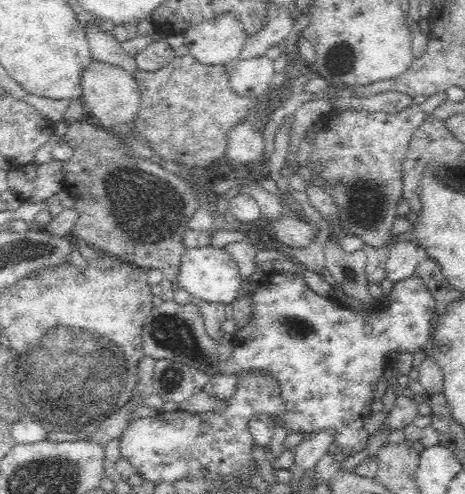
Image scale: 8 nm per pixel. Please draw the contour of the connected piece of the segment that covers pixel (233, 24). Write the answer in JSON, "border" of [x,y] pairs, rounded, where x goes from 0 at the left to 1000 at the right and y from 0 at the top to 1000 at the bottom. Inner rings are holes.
{"border":[[[497,26],[413,53],[394,67],[394,75],[394,91],[406,109],[443,134],[480,134],[482,128],[514,119],[533,77],[516,38]]]}

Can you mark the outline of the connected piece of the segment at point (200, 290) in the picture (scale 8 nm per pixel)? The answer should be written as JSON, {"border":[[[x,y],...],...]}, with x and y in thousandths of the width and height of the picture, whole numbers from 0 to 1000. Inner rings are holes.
{"border":[[[439,498],[432,502],[402,504],[387,534],[387,555],[383,555],[385,583],[396,585],[409,603],[417,601],[443,611],[460,611],[497,619],[501,607],[512,603],[518,585],[518,557],[508,530],[482,502],[458,502]]]}

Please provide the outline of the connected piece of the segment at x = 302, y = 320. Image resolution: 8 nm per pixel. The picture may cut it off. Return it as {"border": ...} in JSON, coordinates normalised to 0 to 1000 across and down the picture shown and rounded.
{"border":[[[596,551],[576,575],[559,579],[540,599],[538,652],[512,666],[499,688],[499,721],[480,727],[467,757],[508,759],[568,747],[583,757],[600,781],[600,796],[613,810],[611,866],[615,874],[680,874],[705,868],[714,895],[731,905],[731,919],[757,923],[772,917],[794,897],[796,879],[783,868],[778,850],[798,834],[804,781],[824,761],[834,735],[843,733],[841,715],[897,715],[920,709],[923,674],[929,676],[929,648],[938,640],[935,607],[903,559],[873,563],[847,573],[837,597],[841,611],[817,626],[787,636],[735,621],[705,601],[684,599],[658,575],[647,553]]]}

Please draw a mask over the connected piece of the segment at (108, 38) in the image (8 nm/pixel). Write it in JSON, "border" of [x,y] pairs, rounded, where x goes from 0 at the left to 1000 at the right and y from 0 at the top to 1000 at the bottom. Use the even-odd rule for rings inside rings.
{"border":[[[191,47],[181,55],[183,71],[202,119],[230,126],[245,134],[260,134],[275,150],[292,150],[295,130],[290,115],[271,109],[245,71],[232,63],[219,63],[215,55]]]}

